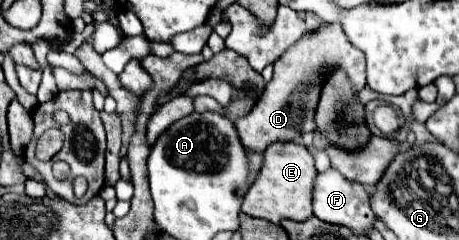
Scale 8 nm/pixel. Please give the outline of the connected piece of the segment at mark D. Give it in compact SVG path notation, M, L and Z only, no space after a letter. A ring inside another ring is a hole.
M326 24L316 32L304 34L284 56L274 62L274 78L266 84L264 94L244 118L234 122L240 140L248 152L264 152L272 142L288 142L304 132L314 132L314 110L320 96L324 74L330 68L344 66L352 86L362 90L366 86L366 58L364 52L354 48L344 36L340 24Z

